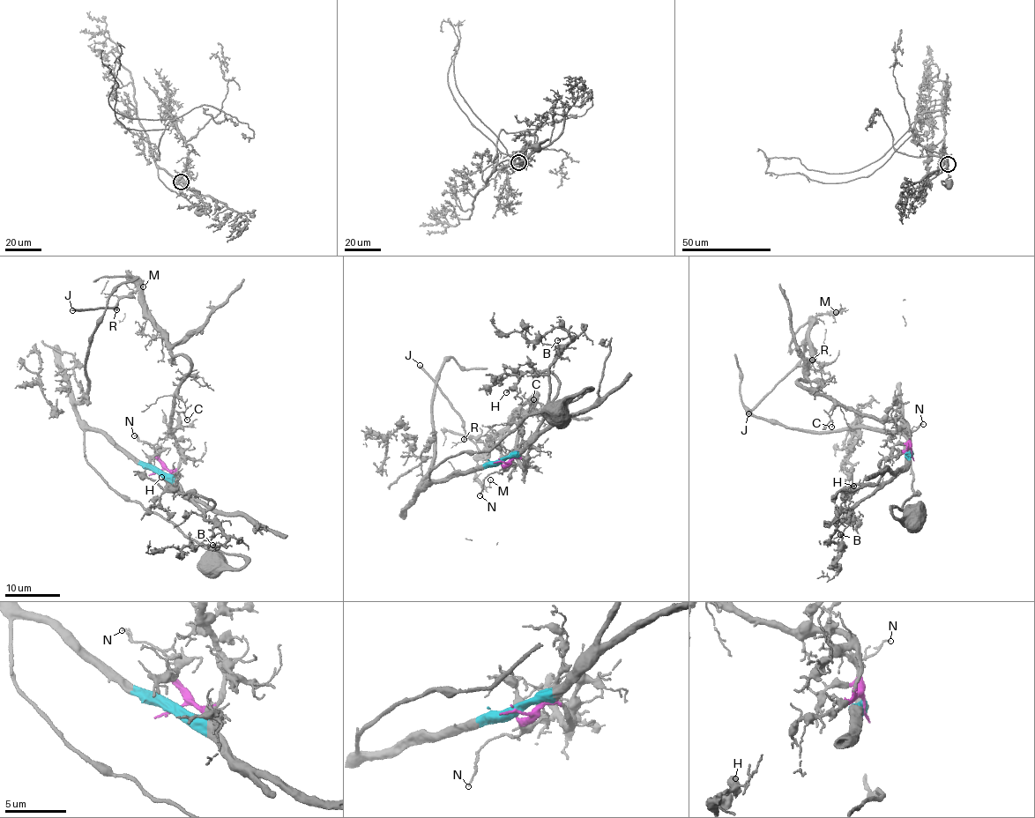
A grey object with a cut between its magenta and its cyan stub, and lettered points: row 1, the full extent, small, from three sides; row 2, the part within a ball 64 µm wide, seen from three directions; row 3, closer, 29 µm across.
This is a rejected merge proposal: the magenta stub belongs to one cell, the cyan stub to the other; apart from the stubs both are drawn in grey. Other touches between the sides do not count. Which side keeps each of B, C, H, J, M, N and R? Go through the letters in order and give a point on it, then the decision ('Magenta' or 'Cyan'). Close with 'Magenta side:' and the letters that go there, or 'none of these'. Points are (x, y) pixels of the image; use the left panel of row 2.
B: Place: (212, 545). Cyan
C: Place: (187, 420). Magenta
H: Place: (161, 477). Cyan
J: Place: (72, 310). Magenta
M: Place: (143, 286). Magenta
N: Place: (134, 435). Magenta
R: Place: (116, 309). Magenta
Magenta side: C, J, M, N, R

